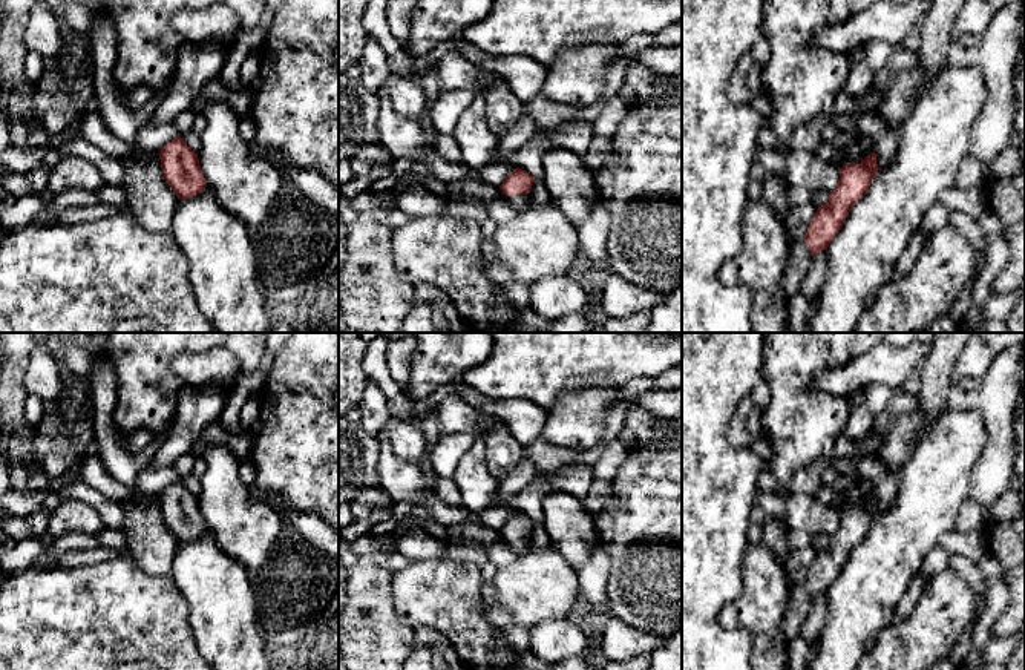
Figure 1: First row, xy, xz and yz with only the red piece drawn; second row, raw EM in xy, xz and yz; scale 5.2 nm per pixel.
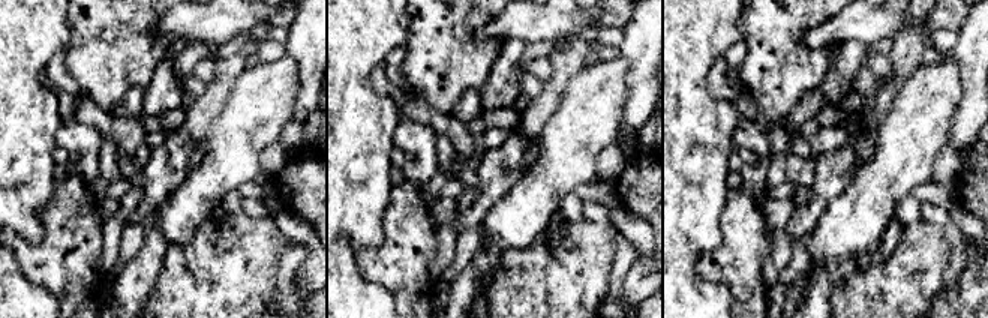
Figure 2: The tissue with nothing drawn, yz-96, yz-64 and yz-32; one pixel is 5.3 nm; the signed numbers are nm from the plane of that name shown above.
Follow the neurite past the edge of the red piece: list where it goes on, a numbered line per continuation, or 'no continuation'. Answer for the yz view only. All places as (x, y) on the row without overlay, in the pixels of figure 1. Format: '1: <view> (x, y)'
no continuation

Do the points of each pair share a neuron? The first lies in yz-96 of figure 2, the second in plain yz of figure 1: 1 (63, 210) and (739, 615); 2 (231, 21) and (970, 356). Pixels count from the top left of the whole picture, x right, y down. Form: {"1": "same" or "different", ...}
{"1": "same", "2": "different"}

